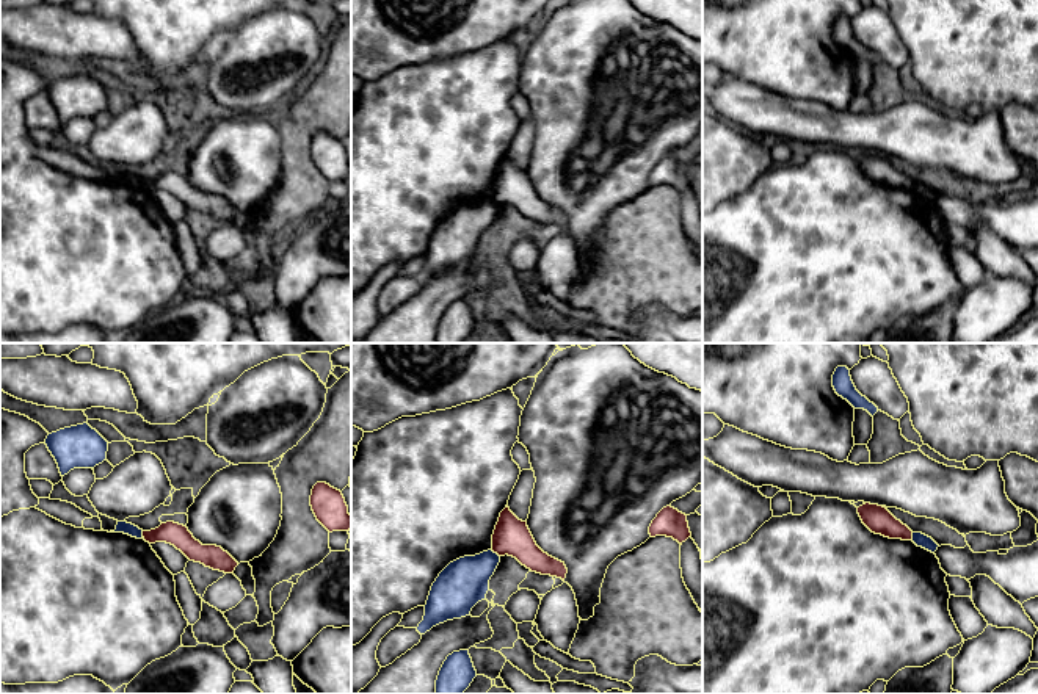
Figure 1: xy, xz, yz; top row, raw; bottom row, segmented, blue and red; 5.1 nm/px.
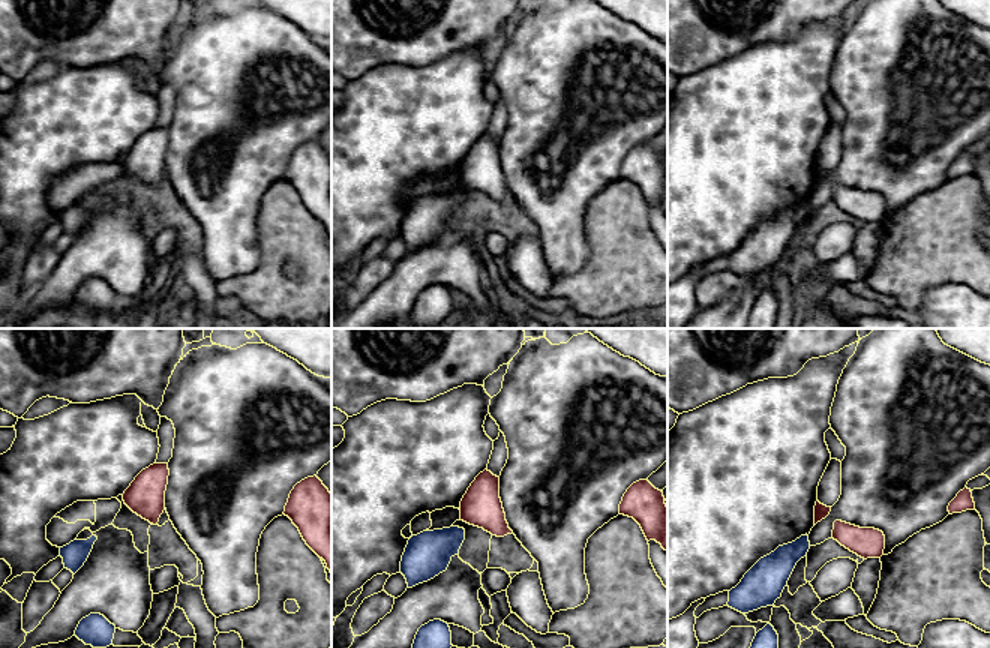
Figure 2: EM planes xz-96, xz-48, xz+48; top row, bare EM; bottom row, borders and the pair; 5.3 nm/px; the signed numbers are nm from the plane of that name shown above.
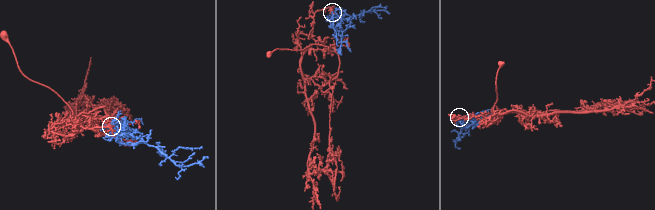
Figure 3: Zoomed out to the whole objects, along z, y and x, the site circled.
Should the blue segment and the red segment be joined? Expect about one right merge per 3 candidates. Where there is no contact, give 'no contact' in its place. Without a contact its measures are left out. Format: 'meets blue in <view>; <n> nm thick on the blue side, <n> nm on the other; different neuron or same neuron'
meets blue in xz; 240 nm thick on the blue side, 190 nm on the other; different neuron

